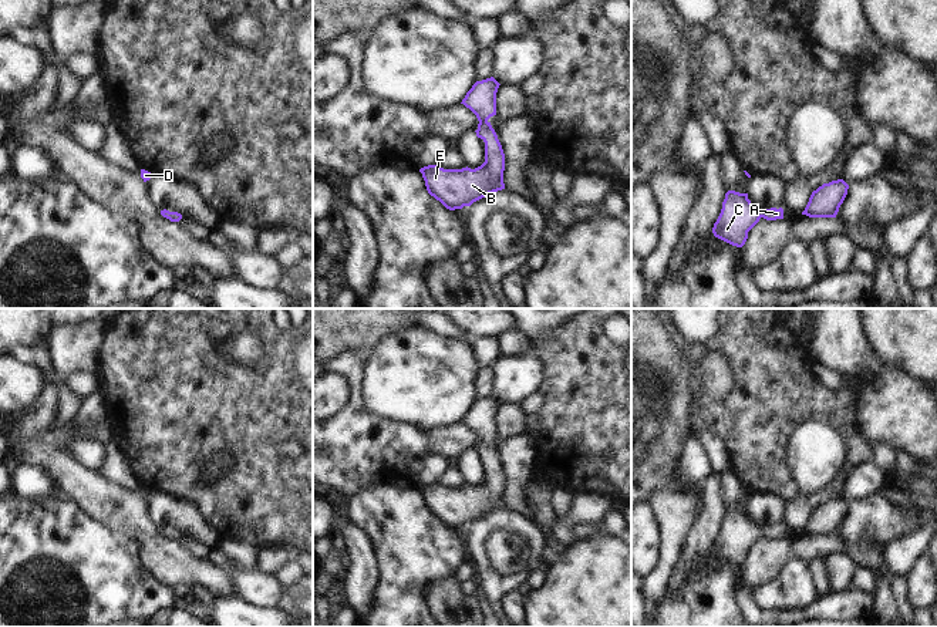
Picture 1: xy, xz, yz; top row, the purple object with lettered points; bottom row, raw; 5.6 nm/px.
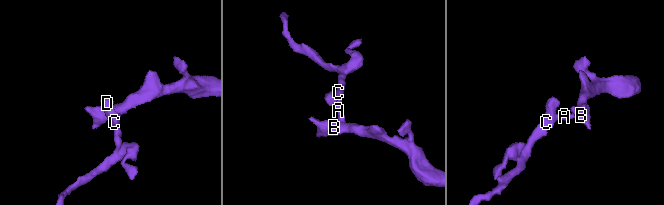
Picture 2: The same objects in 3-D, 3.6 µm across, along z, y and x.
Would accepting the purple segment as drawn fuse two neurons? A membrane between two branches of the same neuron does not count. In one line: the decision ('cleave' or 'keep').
keep

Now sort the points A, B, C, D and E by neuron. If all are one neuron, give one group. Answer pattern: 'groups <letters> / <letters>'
groups A B C D E

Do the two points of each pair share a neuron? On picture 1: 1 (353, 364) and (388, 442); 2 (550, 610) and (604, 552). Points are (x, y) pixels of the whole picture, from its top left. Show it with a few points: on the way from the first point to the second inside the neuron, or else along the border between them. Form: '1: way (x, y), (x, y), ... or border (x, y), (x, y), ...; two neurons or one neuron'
1: way (354, 387), (354, 424), (366, 435); one neuron
2: way (565, 596), (595, 566); one neuron

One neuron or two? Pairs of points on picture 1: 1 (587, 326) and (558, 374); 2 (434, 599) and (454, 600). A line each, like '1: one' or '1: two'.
1: one
2: one

